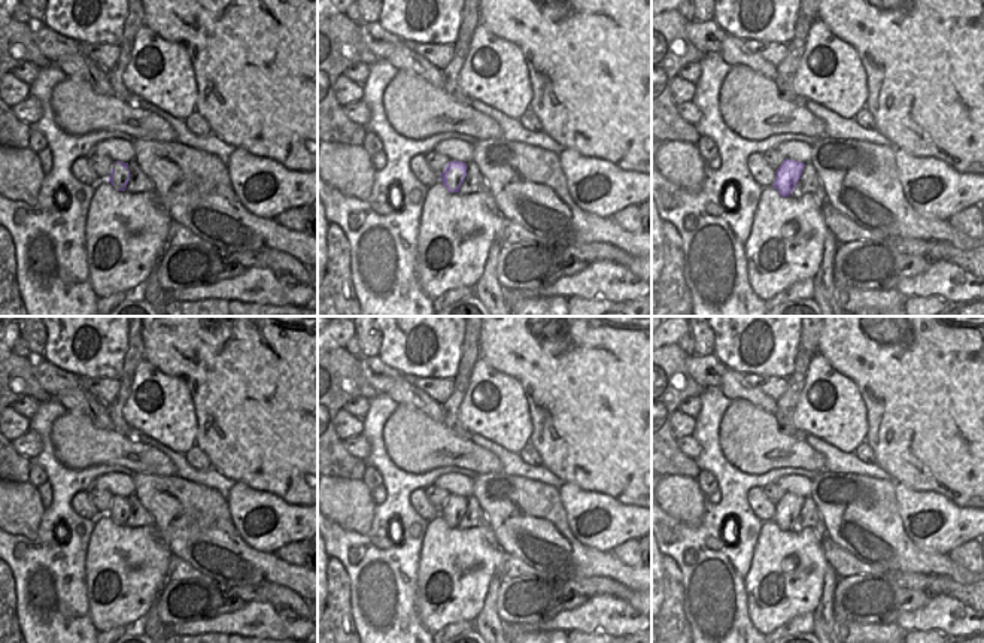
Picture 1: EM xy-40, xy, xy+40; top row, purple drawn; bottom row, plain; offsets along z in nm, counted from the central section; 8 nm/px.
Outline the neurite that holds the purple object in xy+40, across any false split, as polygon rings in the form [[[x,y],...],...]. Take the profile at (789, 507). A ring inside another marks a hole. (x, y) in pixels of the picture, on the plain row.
[[[784,494],[775,506],[775,516],[772,521],[781,531],[790,531],[792,525],[798,519],[805,498],[795,494]]]

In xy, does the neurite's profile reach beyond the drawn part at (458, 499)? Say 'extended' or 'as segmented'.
as segmented

